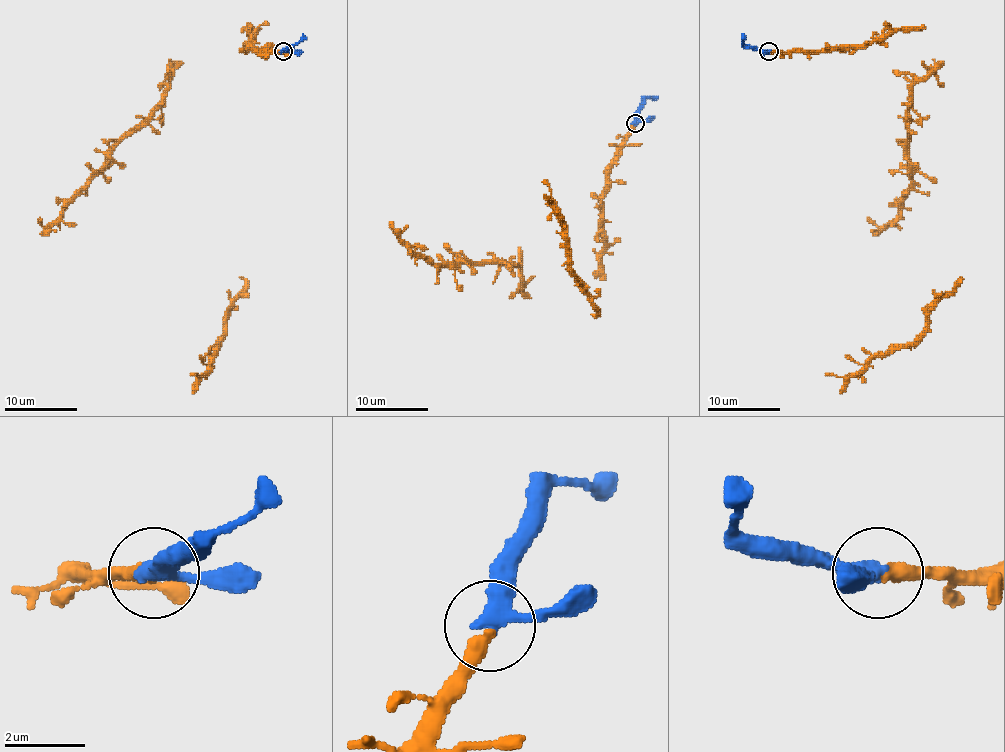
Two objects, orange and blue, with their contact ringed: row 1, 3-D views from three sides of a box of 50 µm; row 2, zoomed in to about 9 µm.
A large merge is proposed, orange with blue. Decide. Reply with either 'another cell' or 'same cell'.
same cell

